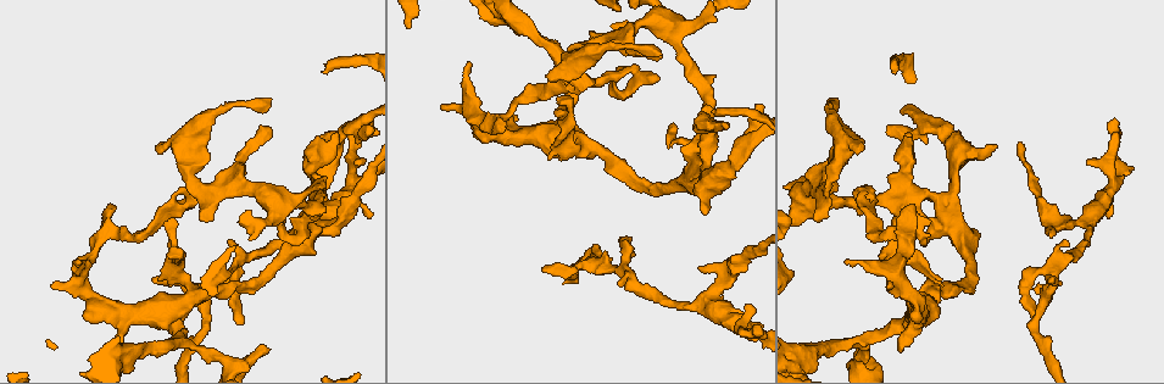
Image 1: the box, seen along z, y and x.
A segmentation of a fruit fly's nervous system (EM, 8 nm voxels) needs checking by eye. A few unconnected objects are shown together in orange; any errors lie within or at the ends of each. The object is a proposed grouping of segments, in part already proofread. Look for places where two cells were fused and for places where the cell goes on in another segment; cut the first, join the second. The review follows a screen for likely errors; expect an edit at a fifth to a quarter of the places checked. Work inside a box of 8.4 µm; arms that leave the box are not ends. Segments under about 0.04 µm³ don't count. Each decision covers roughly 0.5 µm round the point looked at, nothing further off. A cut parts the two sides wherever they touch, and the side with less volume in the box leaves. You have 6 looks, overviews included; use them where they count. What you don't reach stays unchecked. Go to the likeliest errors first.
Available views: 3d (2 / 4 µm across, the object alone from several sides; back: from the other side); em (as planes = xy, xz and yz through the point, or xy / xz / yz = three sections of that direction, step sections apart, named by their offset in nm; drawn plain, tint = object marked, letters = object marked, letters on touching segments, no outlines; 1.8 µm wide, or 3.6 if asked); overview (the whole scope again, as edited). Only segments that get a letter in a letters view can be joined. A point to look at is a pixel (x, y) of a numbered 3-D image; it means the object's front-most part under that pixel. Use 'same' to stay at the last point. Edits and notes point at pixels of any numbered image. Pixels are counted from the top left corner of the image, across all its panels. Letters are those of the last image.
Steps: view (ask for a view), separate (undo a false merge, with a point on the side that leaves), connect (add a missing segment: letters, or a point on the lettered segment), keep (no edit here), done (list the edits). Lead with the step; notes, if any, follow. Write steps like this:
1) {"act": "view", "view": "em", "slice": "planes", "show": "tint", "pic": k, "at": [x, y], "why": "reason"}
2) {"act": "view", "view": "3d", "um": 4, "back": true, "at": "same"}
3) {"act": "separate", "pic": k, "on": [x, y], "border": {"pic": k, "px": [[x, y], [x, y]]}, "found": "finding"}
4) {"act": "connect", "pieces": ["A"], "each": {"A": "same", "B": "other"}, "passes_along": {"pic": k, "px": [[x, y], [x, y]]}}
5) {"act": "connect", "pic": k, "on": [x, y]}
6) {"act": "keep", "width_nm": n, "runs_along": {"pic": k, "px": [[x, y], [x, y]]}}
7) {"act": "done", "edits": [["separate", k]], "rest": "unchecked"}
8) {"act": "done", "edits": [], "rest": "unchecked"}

{"act": "view", "view": "em", "um": 3.6, "slice": "planes", "show": "letters", "pic": 1, "at": [541, 271]}

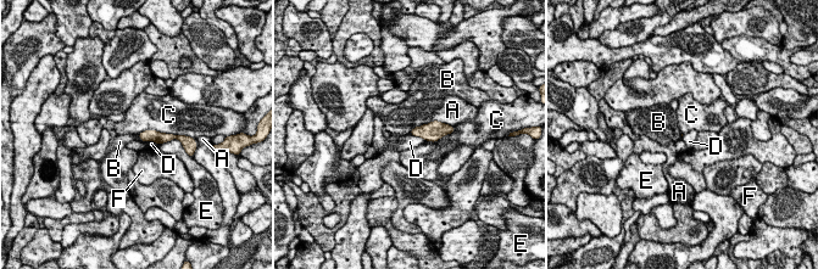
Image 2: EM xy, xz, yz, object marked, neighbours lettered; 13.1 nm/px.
{"act": "keep", "each": {"A": "other", "B": "other", "C": "other", "D": "other", "E": "other", "F": "other"}, "border": {"pic": 2, "px": [[137, 134], [159, 130], [178, 135]]}, "found": "none of them fits"}

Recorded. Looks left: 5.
{"act": "view", "view": "em", "slice": "planes", "show": "letters", "pic": 1, "at": [240, 323], "why": "free end"}

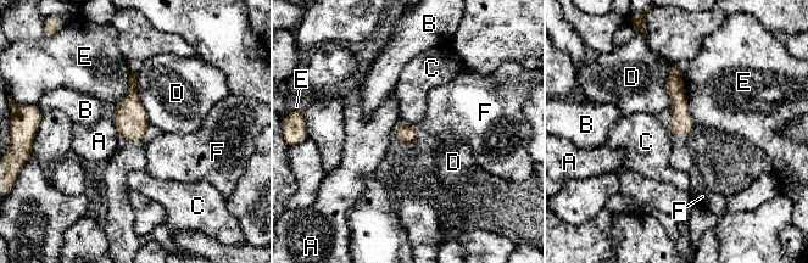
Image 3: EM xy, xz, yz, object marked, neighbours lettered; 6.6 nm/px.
{"act": "keep", "longest_contact_nm": ["D", 420], "each": {"A": "other", "B": "other", "C": "other", "D": "other", "E": "other", "F": "other"}, "runs_along": {"pic": 3, "px": [[675, 66], [675, 93], [683, 136]]}, "found": "no lettered segment goes on from it"}

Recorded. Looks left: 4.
{"act": "view", "view": "3d", "um": 4, "pic": 1, "at": [304, 230], "why": "arms run side by side"}

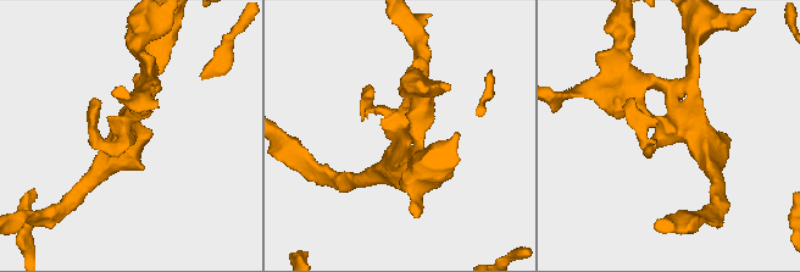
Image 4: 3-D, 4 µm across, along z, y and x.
{"act": "view", "view": "em", "slice": "xy", "step": 4, "show": "tint", "pic": 4, "at": [395, 153]}

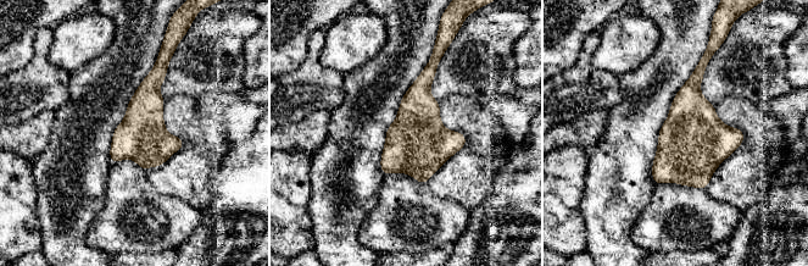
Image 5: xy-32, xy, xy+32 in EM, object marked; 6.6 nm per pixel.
{"act": "view", "view": "em", "slice": "yz", "step": 8, "show": "letters", "at": "same"}

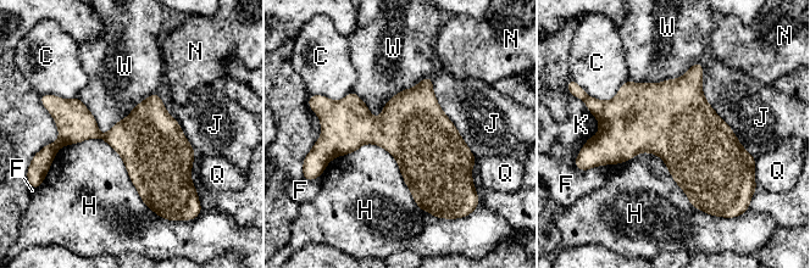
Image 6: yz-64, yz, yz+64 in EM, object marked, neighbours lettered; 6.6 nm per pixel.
{"act": "keep", "width_nm": 420, "each": {"C": "other", "F": "other", "H": "other", "J": "other", "K": "other", "N": "other", "Q": "other", "W": "other"}, "border": {"pic": 6, "px": [[156, 91], [104, 134], [77, 96]]}, "found": "one cell here"}

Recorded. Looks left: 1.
{"act": "done", "edits": [], "rest": "unchecked"}

